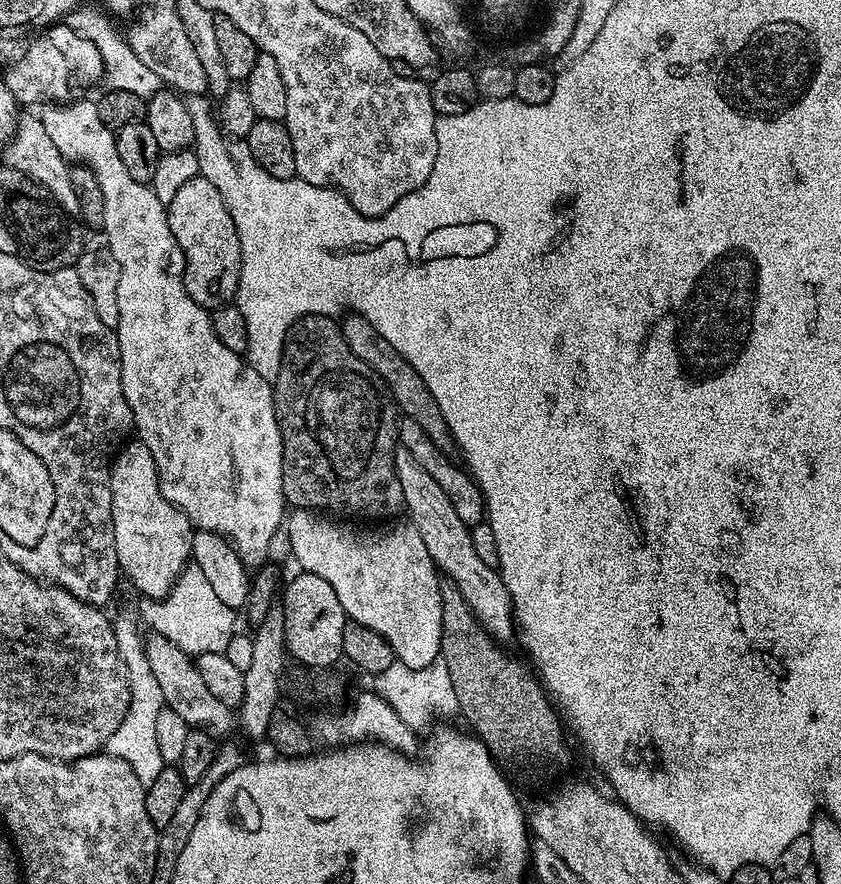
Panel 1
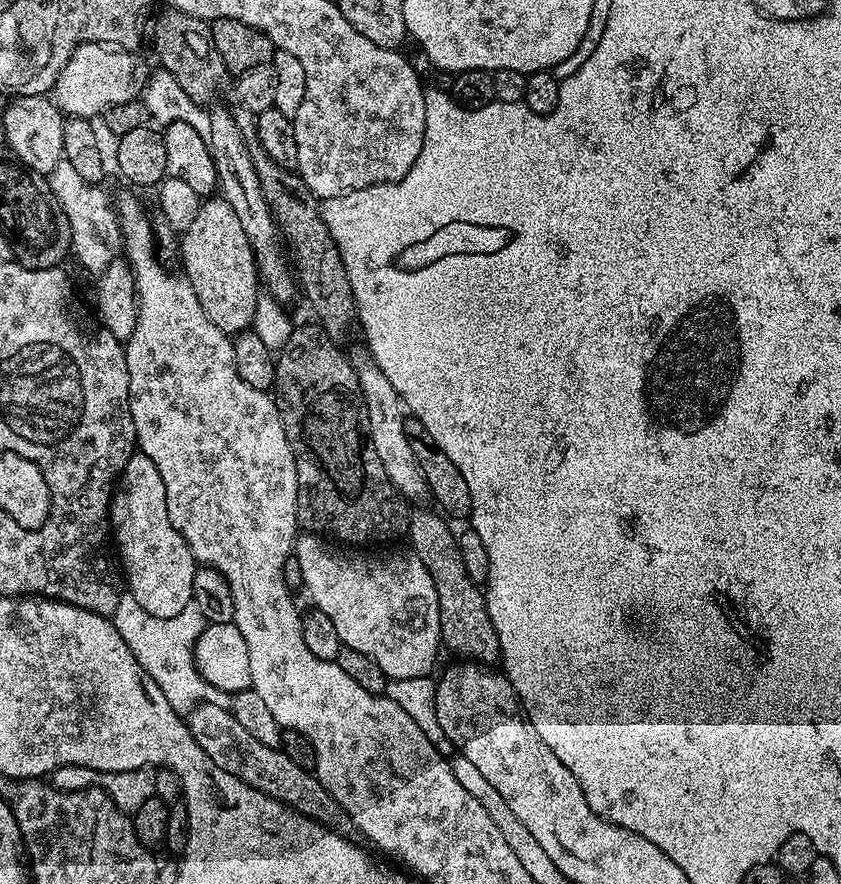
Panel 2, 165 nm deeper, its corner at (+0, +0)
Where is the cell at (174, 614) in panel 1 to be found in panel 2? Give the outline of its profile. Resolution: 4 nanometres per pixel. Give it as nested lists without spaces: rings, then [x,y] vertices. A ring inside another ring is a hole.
[[[129,592],[121,593],[118,606],[112,615],[112,621],[122,640],[126,642],[139,664],[170,702],[173,711],[179,716],[186,716],[197,705],[209,702],[220,707],[229,707],[231,697],[221,693],[212,683],[207,683],[195,665],[197,640],[205,626],[205,619],[196,604],[190,603],[182,613],[174,618],[155,619],[152,614],[142,610],[138,600]]]

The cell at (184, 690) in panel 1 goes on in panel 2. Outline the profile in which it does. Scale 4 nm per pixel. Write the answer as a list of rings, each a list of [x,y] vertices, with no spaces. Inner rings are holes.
[[[209,702],[200,703],[187,714],[186,723],[194,742],[198,742],[198,746],[210,754],[210,762],[226,770],[226,774],[234,774],[234,778],[246,782],[246,786],[254,786],[254,790],[281,800],[302,815],[317,820],[325,829],[344,830],[344,827],[349,827],[348,815],[342,806],[338,806],[338,802],[334,802],[332,795],[324,789],[315,774],[302,770],[302,766],[294,766],[294,762],[290,762],[288,755],[280,748],[262,746],[262,742],[253,738],[227,707]]]

